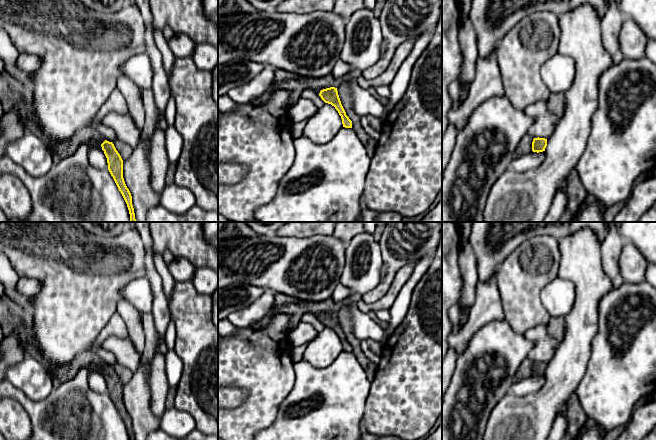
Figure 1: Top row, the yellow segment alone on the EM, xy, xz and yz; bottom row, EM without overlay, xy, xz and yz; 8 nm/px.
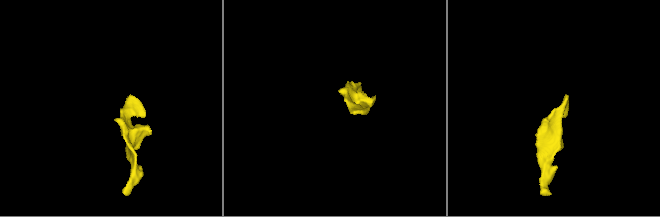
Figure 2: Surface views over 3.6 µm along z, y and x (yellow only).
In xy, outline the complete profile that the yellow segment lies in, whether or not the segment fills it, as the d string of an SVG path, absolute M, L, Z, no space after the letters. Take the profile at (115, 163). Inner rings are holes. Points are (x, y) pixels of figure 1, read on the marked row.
M7 71L0 74L0 102L3 112L16 109L20 120L32 134L41 139L53 156L54 164L72 155L81 144L88 147L99 147L107 158L108 170L121 192L130 214L130 222L136 222L132 196L123 178L123 160L112 142L107 141L92 128L82 128L69 139L54 141L46 136L34 117L32 88L21 84L18 79Z

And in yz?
M526 134L520 144L517 146L515 151L514 158L520 158L529 154L531 151L533 152L543 152L547 146L547 139L545 138L533 138L529 134Z

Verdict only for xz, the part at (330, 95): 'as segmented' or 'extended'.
extended

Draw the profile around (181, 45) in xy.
M175 34L168 46L176 58L184 58L191 57L196 43L185 34Z

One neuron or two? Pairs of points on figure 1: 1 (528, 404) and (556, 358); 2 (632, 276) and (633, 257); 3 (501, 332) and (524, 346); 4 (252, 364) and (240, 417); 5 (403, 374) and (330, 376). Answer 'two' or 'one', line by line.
1: one
2: one
3: one
4: one
5: two

